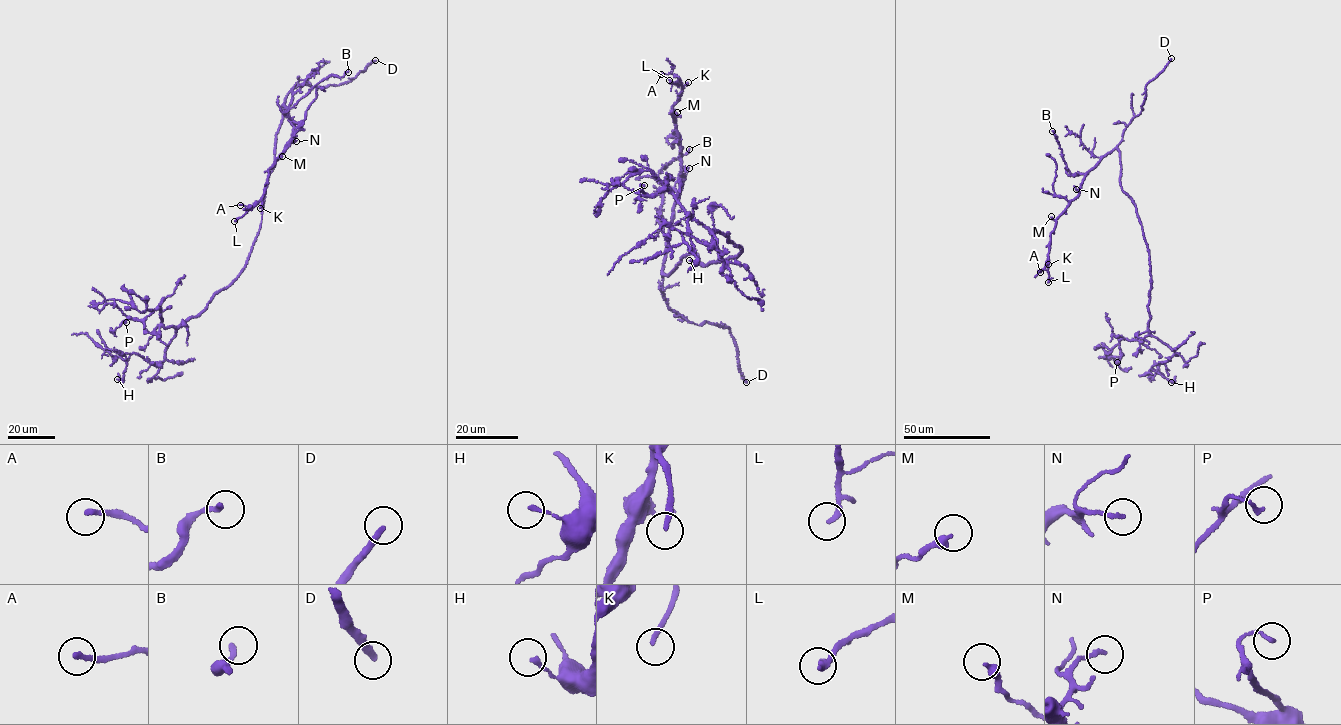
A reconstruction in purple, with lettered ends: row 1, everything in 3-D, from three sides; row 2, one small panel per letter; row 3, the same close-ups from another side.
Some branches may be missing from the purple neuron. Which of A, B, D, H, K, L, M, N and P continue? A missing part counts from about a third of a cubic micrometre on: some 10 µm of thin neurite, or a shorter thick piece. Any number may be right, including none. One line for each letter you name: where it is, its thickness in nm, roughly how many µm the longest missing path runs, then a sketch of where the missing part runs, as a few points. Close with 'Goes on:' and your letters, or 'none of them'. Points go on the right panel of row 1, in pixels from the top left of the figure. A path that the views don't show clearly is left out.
A: Place: (1040, 272). Thickness 200 nm. Missing length about 30 µm. Course of what is missing: (1040, 272), (1027, 288), (1021, 292), (1013, 290)
D: Place: (1171, 58). Thickness 240 nm. Missing length about 130 µm
L: Place: (1048, 282). Thickness 160 nm. Missing length about 10 µm
N: Place: (1076, 189). Thickness 150 nm. Missing length about 20 µm. Course of what is missing: (1076, 189), (1085, 176), (1081, 177)
Goes on: A, D, L, N

